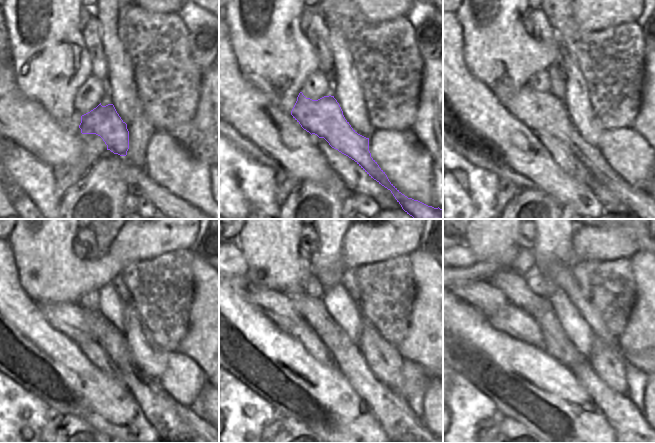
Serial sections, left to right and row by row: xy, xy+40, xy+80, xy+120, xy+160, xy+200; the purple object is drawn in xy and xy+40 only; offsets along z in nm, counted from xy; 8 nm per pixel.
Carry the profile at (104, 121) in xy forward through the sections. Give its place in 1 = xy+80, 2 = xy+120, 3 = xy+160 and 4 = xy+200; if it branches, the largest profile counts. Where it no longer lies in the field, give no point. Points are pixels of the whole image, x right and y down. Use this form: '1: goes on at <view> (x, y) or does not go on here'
1: goes on at xy+80 (542, 112)
2: goes on at xy+120 (79, 325)
3: goes on at xy+160 (285, 322)
4: goes on at xy+200 (627, 406)

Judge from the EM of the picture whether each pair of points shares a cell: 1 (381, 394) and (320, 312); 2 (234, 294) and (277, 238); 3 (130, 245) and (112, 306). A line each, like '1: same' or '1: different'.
1: same
2: different
3: different

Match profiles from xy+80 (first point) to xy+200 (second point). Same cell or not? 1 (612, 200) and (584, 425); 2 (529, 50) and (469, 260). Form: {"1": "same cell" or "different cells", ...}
{"1": "different cells", "2": "different cells"}

